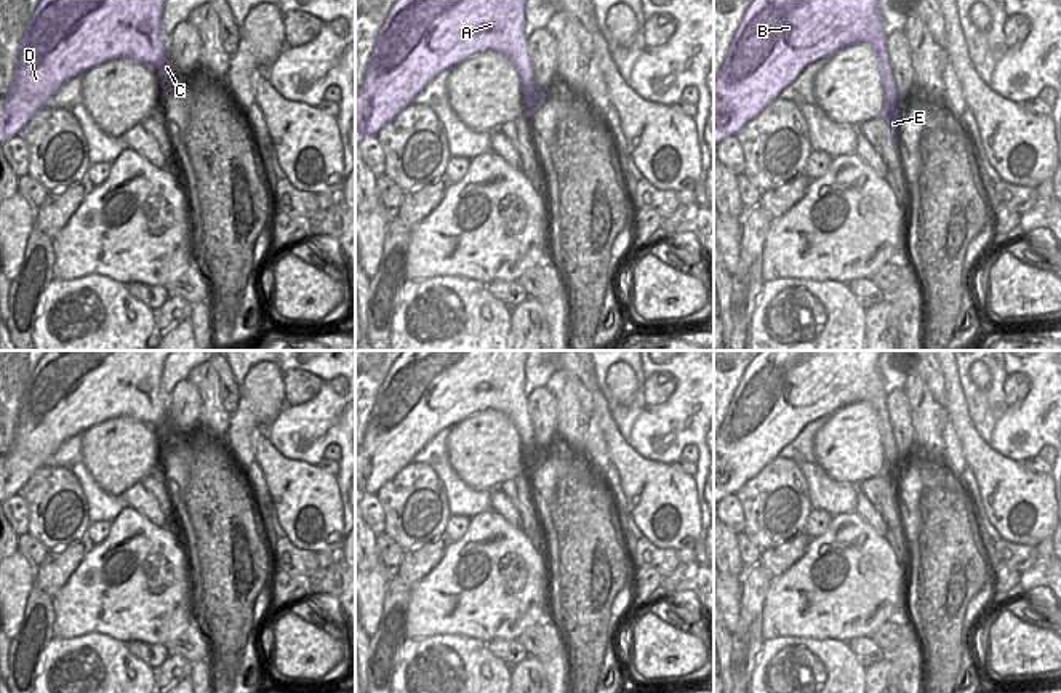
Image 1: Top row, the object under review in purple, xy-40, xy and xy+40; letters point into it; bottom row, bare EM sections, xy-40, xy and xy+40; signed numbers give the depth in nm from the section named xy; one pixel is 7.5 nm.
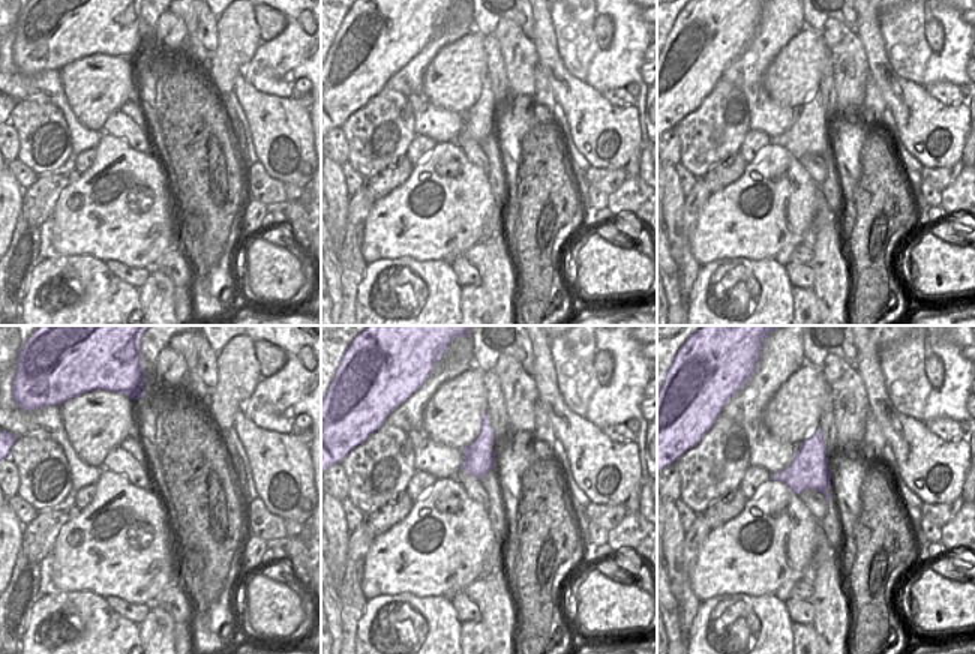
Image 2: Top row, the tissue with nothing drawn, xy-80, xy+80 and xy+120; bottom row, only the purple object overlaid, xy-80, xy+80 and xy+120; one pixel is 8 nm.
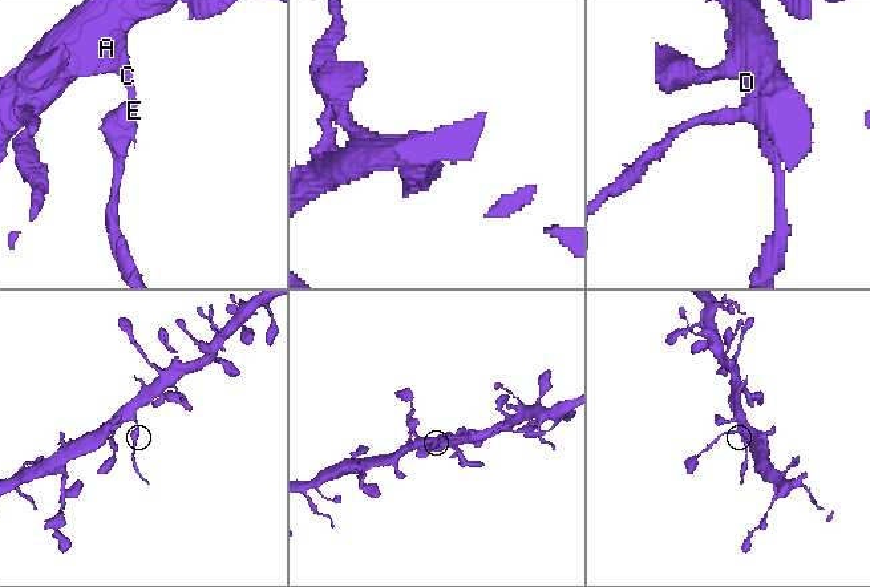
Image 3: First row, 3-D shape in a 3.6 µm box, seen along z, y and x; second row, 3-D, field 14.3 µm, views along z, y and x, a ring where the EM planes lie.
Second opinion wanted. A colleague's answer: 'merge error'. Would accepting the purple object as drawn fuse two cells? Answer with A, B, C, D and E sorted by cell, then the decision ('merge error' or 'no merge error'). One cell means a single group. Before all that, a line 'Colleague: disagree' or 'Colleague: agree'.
Colleague: agree
A B C D / E; merge error

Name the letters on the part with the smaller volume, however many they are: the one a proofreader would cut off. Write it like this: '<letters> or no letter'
E

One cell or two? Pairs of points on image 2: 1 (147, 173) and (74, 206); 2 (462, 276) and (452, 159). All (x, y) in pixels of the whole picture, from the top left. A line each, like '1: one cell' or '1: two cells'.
1: one cell
2: two cells

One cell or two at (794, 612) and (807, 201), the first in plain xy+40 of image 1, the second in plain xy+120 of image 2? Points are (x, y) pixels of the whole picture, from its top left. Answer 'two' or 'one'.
one

